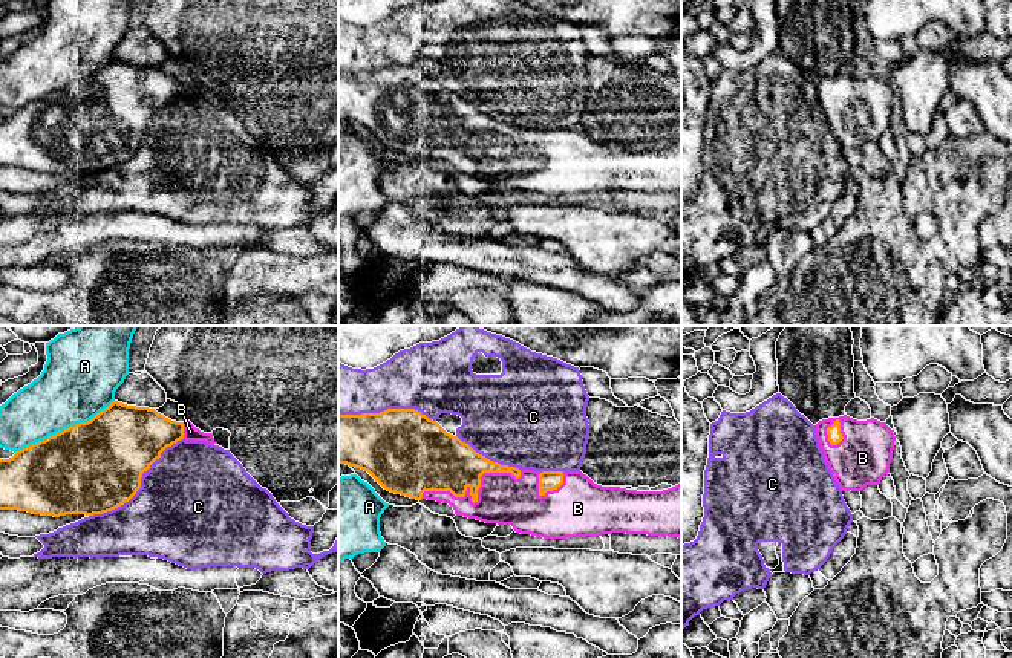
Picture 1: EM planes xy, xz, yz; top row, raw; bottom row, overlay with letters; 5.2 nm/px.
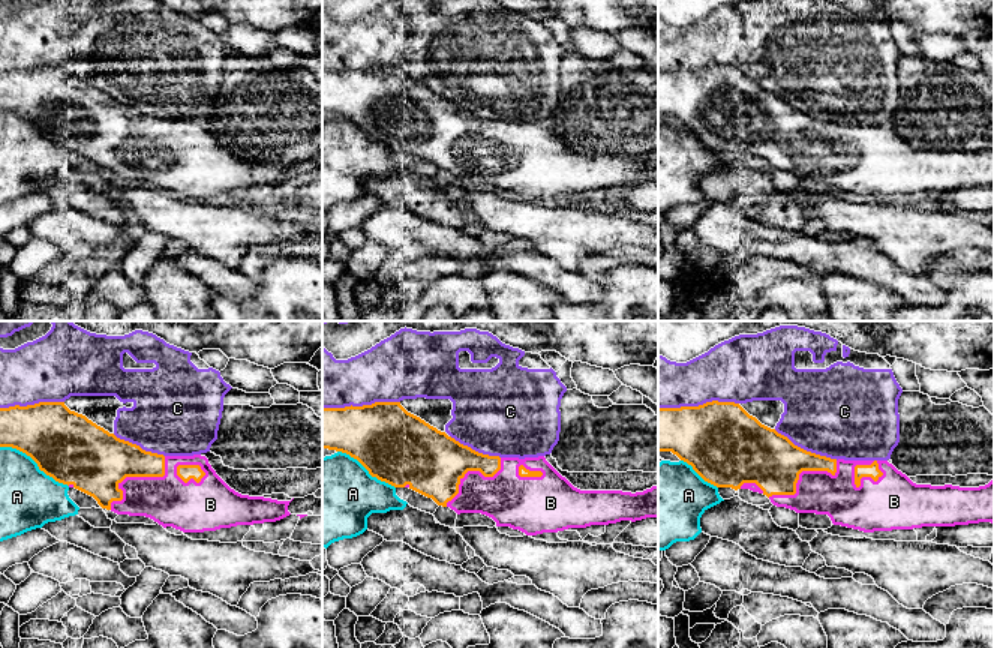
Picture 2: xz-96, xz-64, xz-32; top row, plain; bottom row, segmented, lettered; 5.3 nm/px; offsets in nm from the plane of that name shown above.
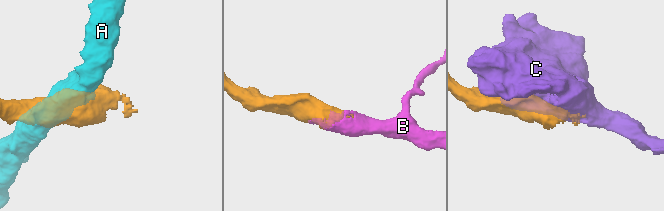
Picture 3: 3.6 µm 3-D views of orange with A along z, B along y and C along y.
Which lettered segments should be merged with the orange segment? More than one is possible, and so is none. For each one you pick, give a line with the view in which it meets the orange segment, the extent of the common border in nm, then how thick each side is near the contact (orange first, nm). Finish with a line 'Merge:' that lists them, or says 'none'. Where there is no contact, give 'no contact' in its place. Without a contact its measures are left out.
B: meets orange in xz; contact 550 nm long; 280 nm thick on the orange side, 260 nm on the other
Merge: B

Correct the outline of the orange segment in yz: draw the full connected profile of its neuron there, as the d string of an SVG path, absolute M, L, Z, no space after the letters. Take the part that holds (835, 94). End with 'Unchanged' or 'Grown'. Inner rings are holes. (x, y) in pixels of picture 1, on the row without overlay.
M828 75L816 81L816 95L842 148L879 142L890 130L896 93L886 80Z. Grown

